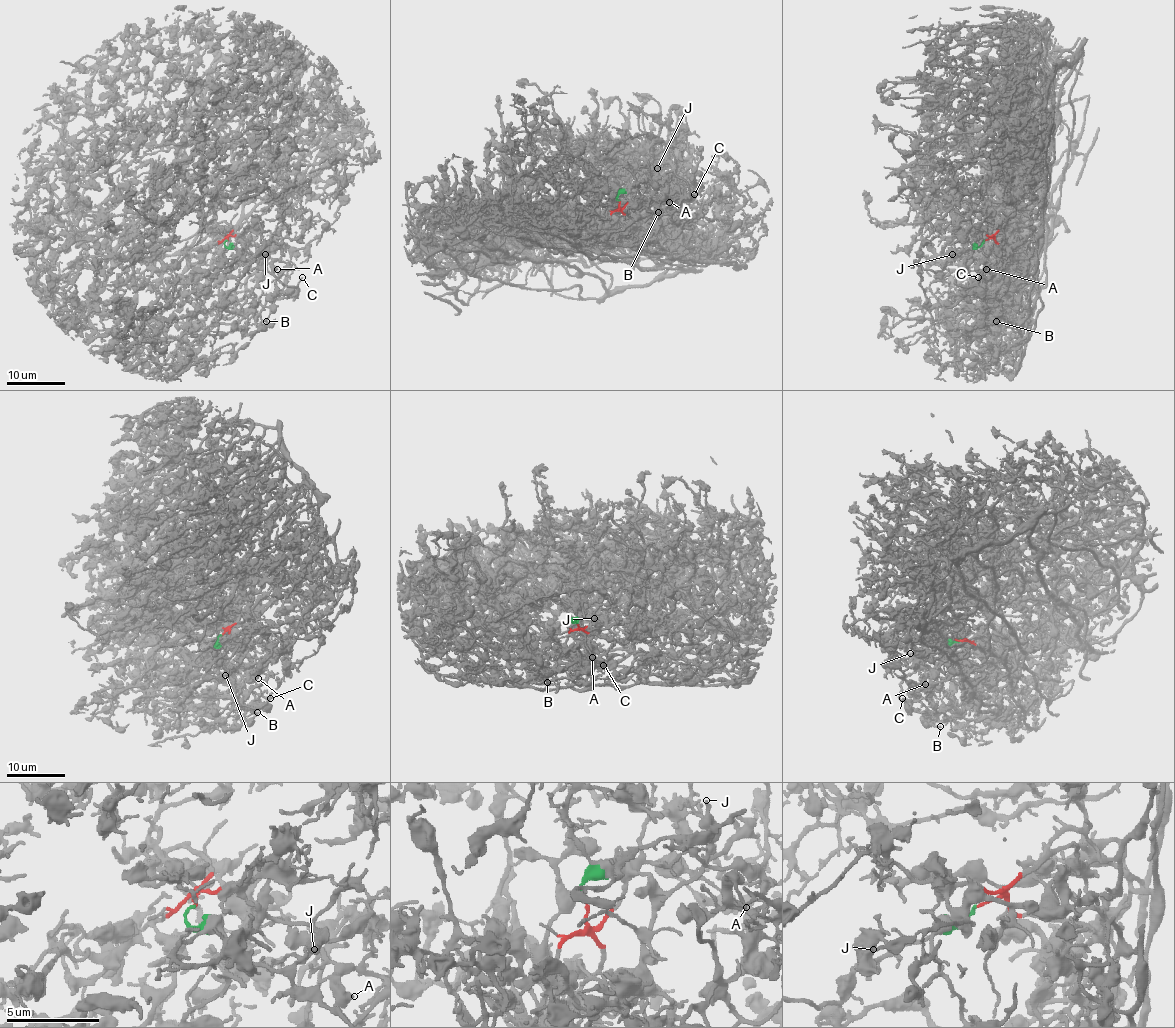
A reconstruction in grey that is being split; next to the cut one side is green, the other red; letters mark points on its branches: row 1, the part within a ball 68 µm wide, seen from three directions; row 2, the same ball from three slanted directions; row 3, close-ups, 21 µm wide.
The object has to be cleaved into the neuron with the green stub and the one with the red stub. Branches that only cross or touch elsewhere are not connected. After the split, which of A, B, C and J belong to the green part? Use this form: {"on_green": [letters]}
{"on_green": ["A", "B", "C", "J"]}

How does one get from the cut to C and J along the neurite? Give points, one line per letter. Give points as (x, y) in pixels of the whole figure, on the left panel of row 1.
C: (227, 240), (225, 245), (263, 265), (282, 283), (297, 286), (302, 277)
J: (227, 240), (225, 245), (233, 248), (244, 258), (257, 259), (264, 253)

